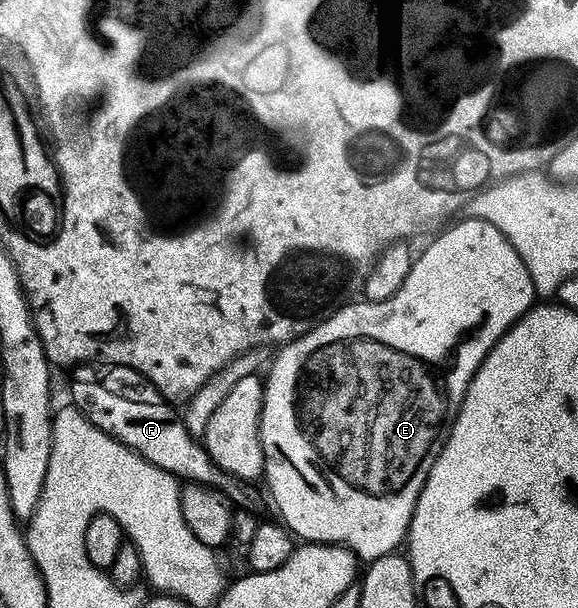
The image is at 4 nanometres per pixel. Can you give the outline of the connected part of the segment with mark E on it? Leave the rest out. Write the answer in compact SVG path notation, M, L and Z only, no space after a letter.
M466 218L460 224L452 223L452 228L444 227L439 237L414 257L404 284L385 301L348 302L335 309L326 320L320 320L311 331L297 337L291 343L282 345L275 361L266 369L263 386L263 409L259 433L263 447L263 476L271 491L271 500L279 511L278 519L288 532L300 541L312 544L342 544L354 552L360 561L370 562L382 556L392 555L395 548L404 543L407 527L411 525L411 515L417 506L417 498L425 486L425 478L431 469L433 453L437 445L446 437L451 423L457 418L461 402L467 393L469 382L481 362L493 350L497 341L536 303L535 283L517 250L493 226L484 220Z

